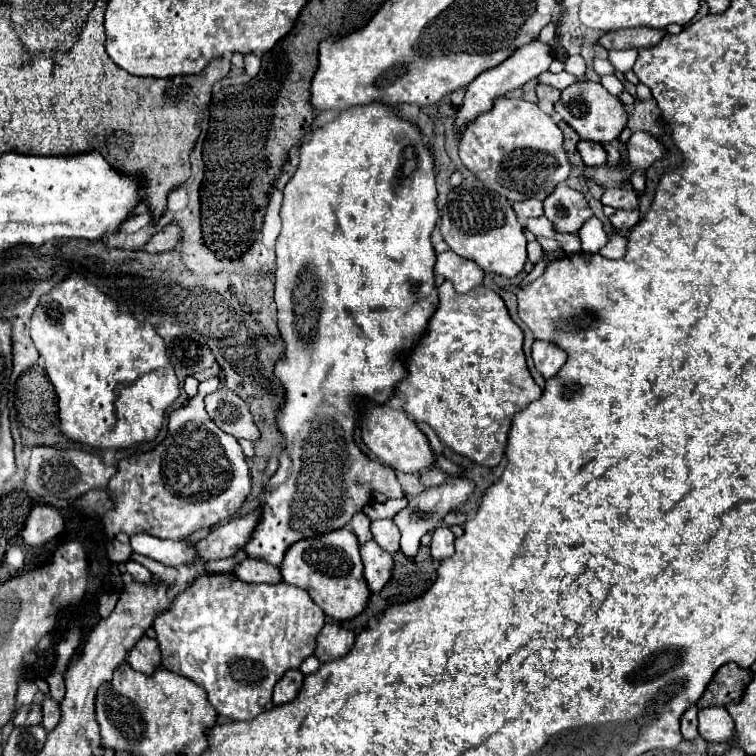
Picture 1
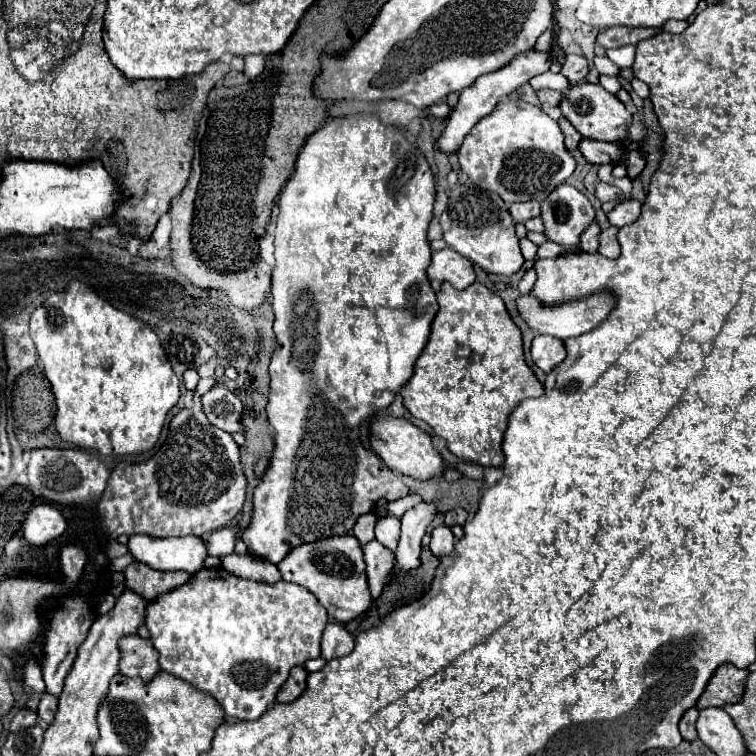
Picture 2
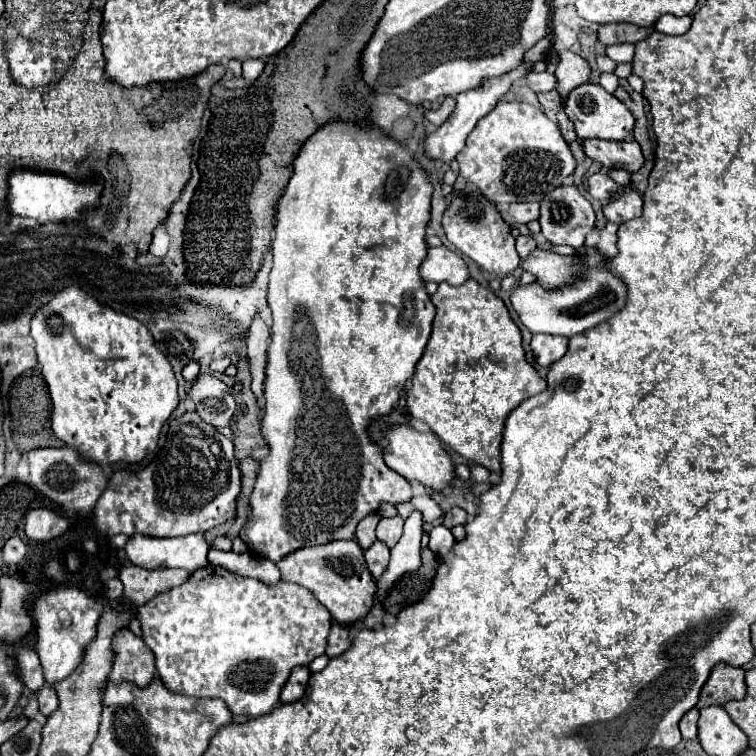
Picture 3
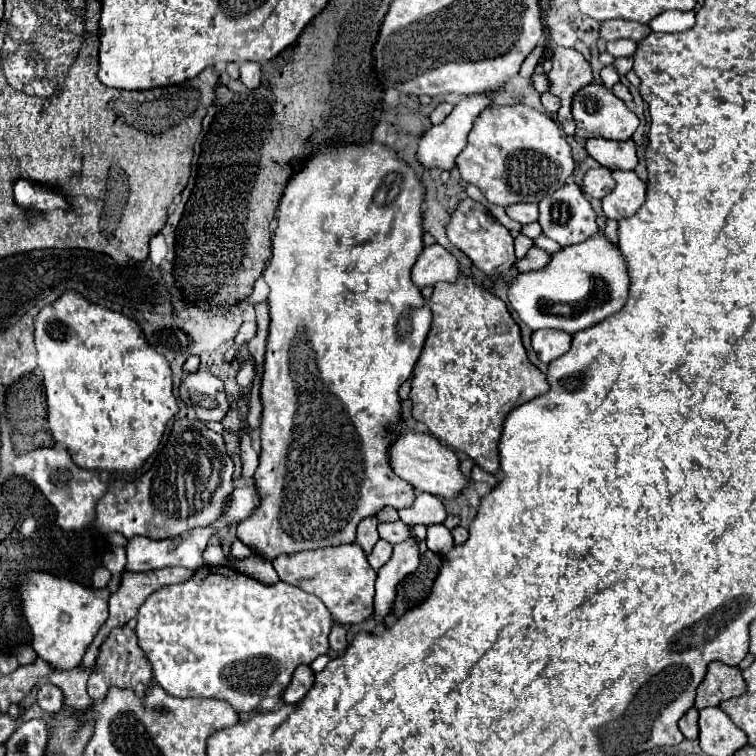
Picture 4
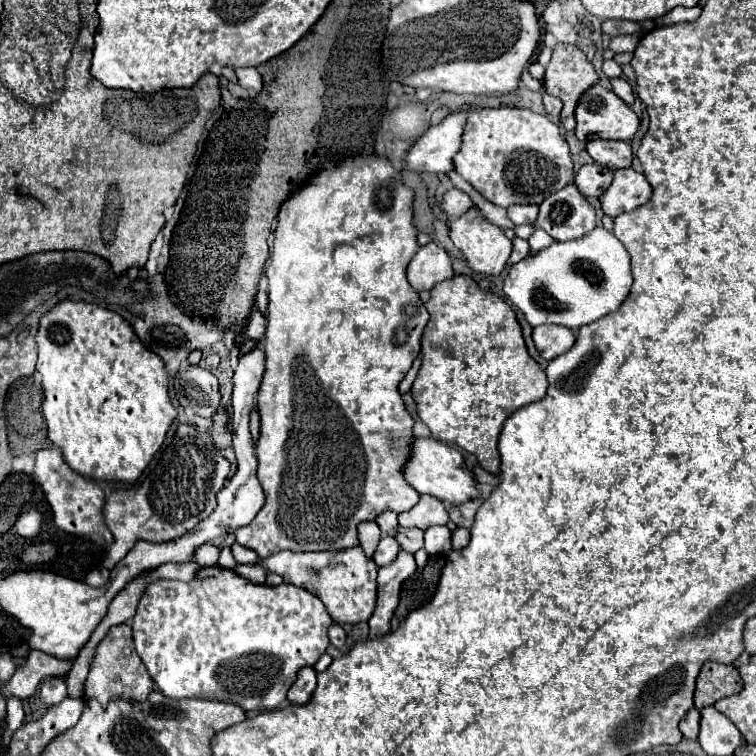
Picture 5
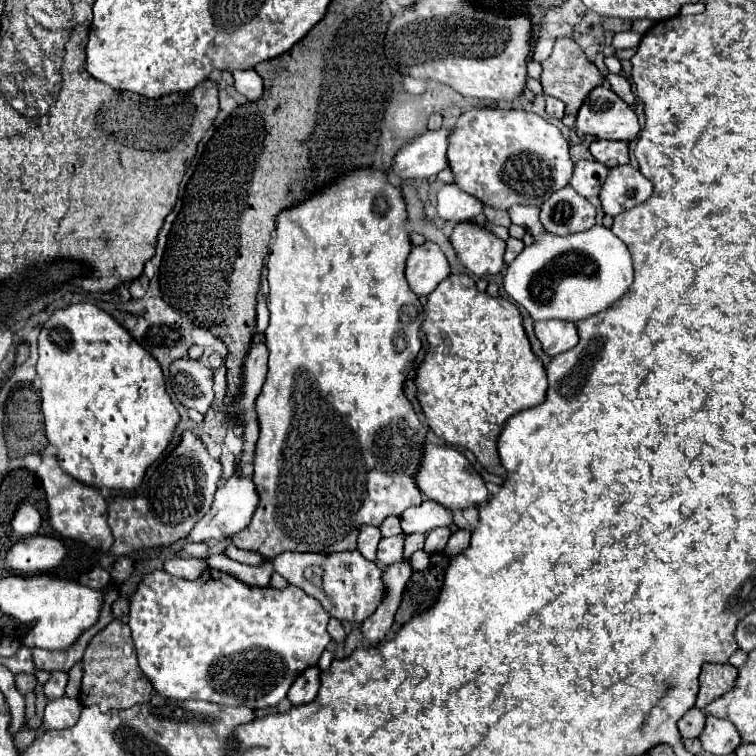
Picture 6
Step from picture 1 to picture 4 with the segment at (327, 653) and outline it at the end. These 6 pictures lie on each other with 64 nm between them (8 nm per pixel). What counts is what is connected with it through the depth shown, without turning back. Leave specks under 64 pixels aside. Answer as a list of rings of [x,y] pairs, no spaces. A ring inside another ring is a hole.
[[[334,624],[334,626],[332,626],[332,632],[330,632],[330,650],[342,654],[342,652],[346,650],[346,646],[348,646],[346,628],[340,626],[340,624]]]

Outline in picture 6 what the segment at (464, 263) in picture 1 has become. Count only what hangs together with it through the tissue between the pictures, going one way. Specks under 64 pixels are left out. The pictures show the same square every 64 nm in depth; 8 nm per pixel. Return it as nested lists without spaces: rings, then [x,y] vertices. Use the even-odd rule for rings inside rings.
[[[424,242],[412,248],[406,260],[406,280],[414,294],[430,294],[448,276],[450,264],[436,244]]]

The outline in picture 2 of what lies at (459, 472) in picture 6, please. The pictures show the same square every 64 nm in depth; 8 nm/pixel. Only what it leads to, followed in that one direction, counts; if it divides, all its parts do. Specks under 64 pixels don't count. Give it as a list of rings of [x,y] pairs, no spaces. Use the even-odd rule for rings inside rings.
[[[384,414],[384,416],[376,416],[370,424],[370,448],[372,452],[394,472],[400,472],[404,476],[410,478],[432,478],[432,476],[440,476],[446,468],[442,456],[434,450],[430,436],[416,428],[410,420],[402,418],[402,416],[394,416],[394,414]]]

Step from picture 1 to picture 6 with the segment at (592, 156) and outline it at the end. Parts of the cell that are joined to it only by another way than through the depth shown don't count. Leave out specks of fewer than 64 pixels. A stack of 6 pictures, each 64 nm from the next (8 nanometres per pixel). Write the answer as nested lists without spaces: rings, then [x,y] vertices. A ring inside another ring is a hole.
[[[596,140],[590,144],[590,152],[592,156],[600,162],[606,164],[610,168],[616,166],[624,166],[630,162],[630,154],[628,154],[628,144],[626,142],[610,142],[610,140]]]

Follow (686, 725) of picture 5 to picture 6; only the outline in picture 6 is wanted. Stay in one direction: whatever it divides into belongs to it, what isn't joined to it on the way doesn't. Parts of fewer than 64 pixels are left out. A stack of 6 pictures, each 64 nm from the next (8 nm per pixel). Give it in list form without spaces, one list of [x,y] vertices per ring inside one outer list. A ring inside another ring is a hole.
[[[690,708],[684,718],[680,718],[678,722],[678,730],[682,734],[682,738],[698,738],[702,728],[704,728],[704,718],[706,714],[698,708]]]

